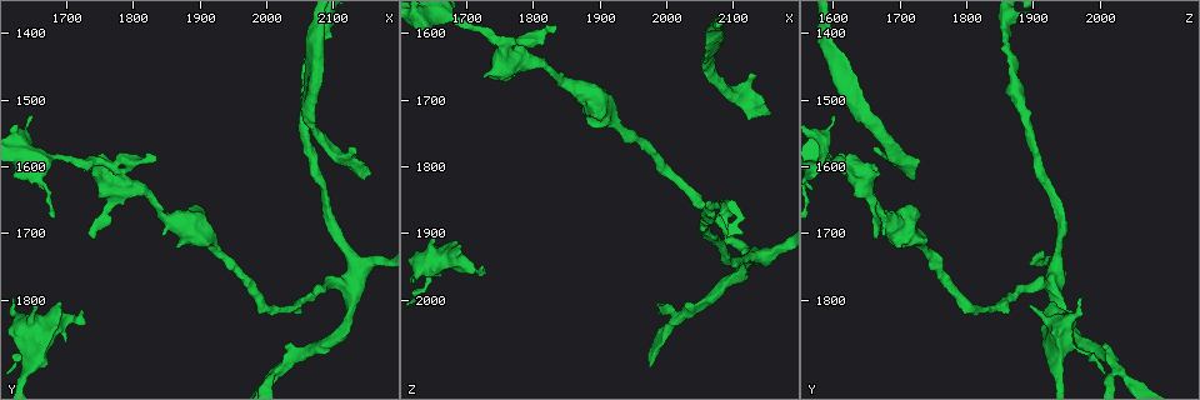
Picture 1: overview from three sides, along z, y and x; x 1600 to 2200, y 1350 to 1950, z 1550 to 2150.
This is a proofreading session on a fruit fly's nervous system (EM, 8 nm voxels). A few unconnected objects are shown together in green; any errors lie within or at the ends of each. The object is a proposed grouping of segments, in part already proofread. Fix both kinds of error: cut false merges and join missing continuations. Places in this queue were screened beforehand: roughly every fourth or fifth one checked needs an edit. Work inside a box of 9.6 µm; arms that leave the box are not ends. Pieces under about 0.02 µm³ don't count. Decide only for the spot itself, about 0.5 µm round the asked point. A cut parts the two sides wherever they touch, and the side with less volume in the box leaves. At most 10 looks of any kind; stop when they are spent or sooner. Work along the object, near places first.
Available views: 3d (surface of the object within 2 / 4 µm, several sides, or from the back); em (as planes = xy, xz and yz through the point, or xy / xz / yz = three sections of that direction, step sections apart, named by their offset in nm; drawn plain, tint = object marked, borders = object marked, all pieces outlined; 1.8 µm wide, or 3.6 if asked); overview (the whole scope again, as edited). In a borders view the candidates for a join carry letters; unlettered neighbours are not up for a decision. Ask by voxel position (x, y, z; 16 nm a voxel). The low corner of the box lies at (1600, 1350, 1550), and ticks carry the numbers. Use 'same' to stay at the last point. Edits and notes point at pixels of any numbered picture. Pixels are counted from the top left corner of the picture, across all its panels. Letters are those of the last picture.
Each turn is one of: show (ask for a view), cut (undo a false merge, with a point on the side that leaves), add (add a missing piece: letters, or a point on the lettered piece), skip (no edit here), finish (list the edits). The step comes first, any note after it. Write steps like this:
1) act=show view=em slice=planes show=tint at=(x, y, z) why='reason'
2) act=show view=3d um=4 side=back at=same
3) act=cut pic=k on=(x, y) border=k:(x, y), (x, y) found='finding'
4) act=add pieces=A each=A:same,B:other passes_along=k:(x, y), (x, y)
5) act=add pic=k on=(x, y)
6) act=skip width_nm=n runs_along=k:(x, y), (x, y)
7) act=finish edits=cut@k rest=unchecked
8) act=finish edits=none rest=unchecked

act=show view=3d um=2 at=(1740, 1705, 1665) why='branch stops here'

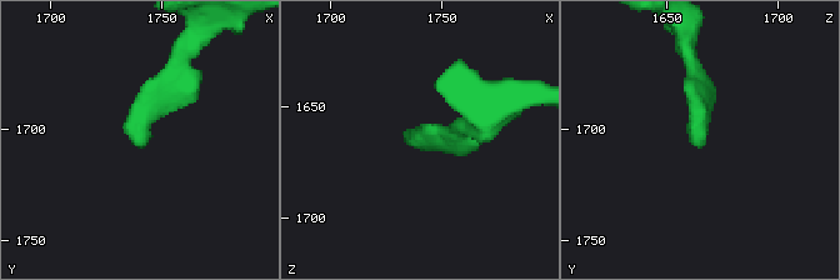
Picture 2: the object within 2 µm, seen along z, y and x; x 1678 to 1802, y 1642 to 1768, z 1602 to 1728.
act=show view=em slice=planes show=borders at=(1744, 1709, 1666)

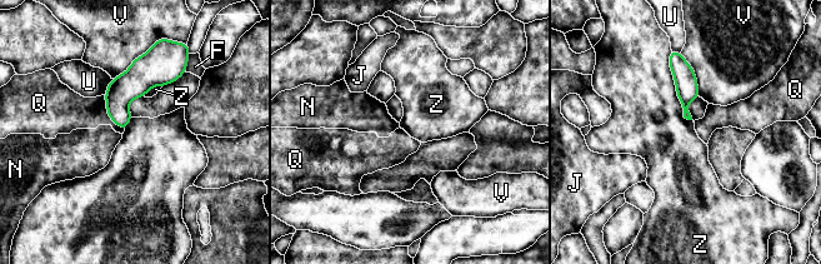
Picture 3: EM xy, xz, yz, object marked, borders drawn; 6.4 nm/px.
act=skip each=F:other,J:other,N:other,Q:other,U:other,V:other,Z:other border=3:(670, 50), (676, 95), (691, 120) found='no lettered piece goes on from it'

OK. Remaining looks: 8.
act=show view=3d um=4 at=(1655, 1810, 1895) why='branch stops here'

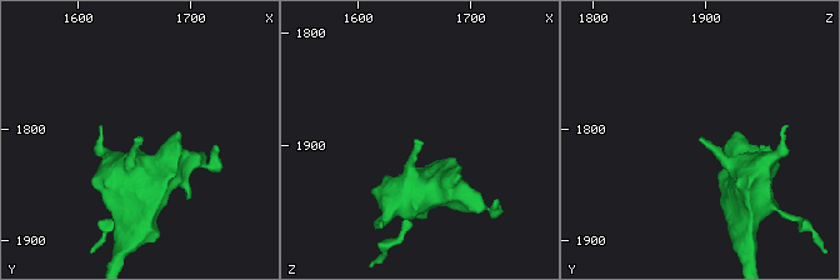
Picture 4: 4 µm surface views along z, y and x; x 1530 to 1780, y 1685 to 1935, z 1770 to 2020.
act=show view=em slice=planes show=borders at=(1654, 1808, 1894)

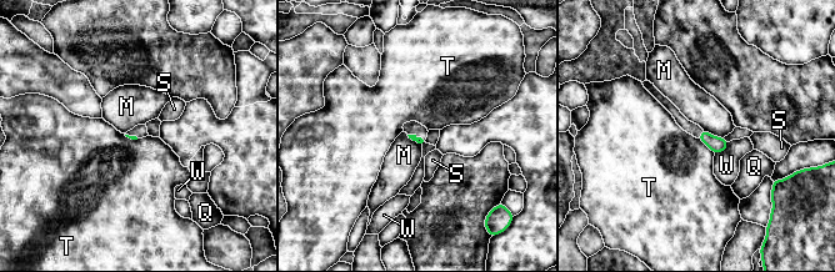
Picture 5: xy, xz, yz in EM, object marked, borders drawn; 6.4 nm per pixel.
act=skip longest_contact=M:150nm each=M:other,Q:other,S:other,T:other,W:other found='none of them fits'

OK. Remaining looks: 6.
act=show view=em slice=planes show=borders at=(2125, 1775, 1930) why='four-way junction'

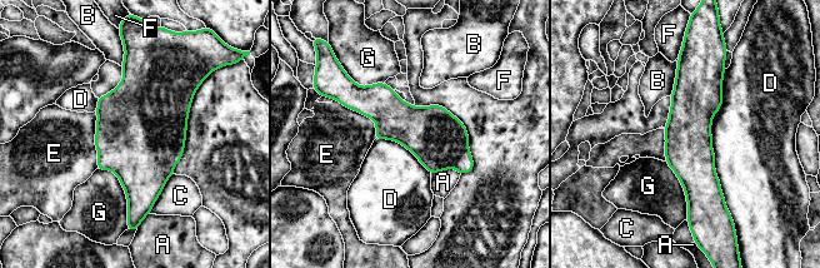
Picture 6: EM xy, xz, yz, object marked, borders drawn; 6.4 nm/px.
act=skip each=A:other,B:other,C:other,D:other,E:other,F:other,G:other border=6:(724, 69), (711, 149), (728, 209) found='all the same neuron'

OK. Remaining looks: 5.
act=show view=em slice=xy step=16 show=borders at=(2155, 1610, 1725)

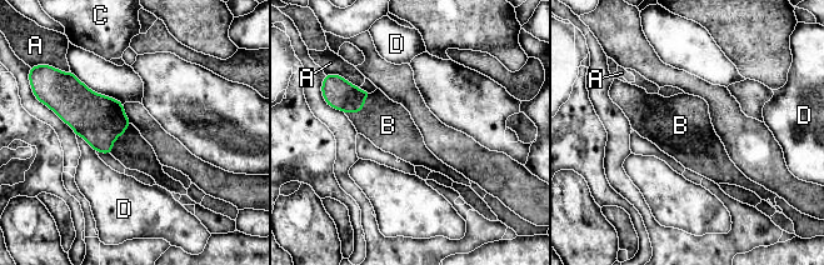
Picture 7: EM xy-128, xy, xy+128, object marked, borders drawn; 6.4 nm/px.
act=add pieces=B each=A:other,B:same,C:other,D:other passes_along=7:(338, 93), (361, 110), (388, 125) found='it goes on there'

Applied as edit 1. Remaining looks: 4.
act=finish edits=add@7 rest=unchecked

